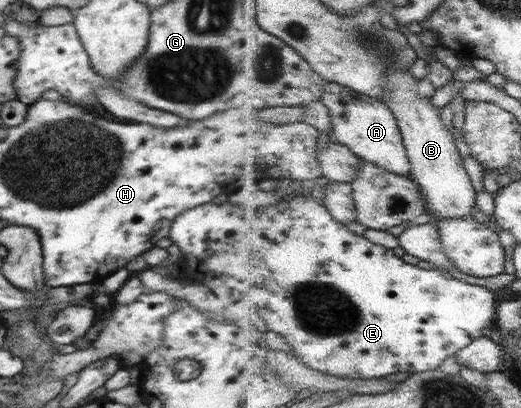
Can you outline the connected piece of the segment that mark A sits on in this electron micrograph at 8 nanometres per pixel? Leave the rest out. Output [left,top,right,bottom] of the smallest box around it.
[323,81,412,176]

